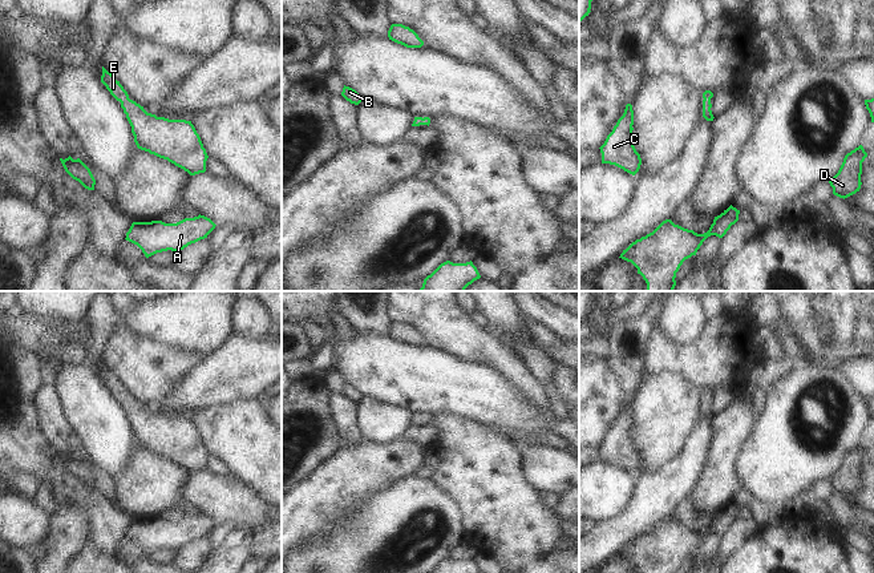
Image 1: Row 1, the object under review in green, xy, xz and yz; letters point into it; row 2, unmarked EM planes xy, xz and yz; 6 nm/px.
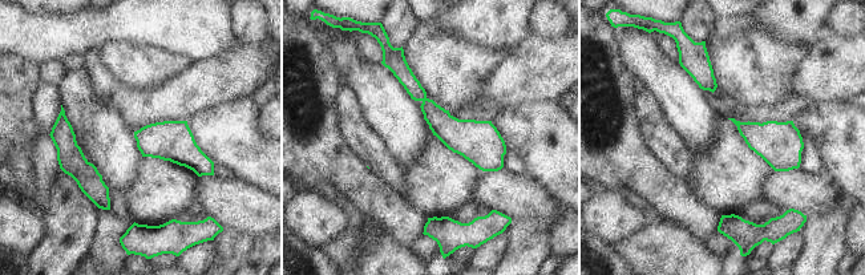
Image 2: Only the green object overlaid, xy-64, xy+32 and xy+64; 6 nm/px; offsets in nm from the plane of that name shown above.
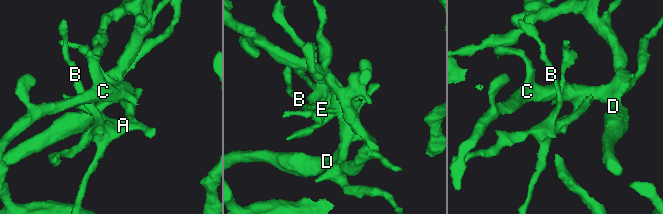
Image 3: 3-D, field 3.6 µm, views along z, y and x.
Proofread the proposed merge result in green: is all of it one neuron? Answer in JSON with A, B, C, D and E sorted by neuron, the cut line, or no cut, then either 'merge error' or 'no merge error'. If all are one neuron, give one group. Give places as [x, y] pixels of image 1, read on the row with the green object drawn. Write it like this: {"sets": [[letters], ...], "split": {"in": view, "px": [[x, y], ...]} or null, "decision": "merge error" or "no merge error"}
{"sets": [["A", "B", "C", "D", "E"]], "split": null, "decision": "no merge error"}

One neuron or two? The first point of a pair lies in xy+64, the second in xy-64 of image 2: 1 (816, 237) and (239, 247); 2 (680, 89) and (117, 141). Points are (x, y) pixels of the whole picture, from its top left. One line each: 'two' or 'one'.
1: one
2: one

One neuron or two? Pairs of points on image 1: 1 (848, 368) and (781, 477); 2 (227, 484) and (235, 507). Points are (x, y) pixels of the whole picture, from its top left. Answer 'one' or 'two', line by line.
1: two
2: one

